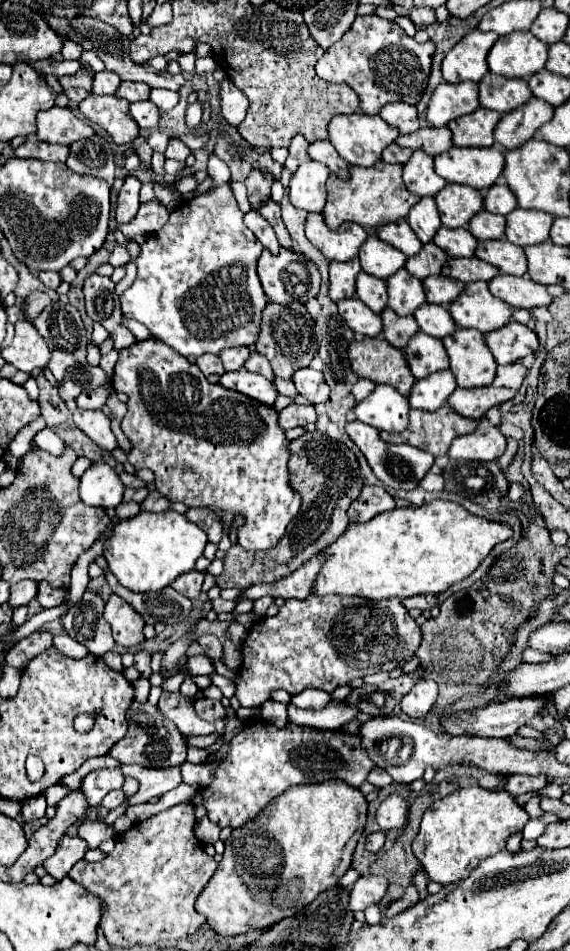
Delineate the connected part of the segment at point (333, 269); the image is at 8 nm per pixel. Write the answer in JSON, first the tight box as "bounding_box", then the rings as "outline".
{"bounding_box":[329,257,361,301],"outline":[[[357,257],[347,263],[333,261],[329,265],[329,297],[333,301],[353,297],[355,295],[355,277],[359,271],[361,271],[361,267],[359,267]]]}

